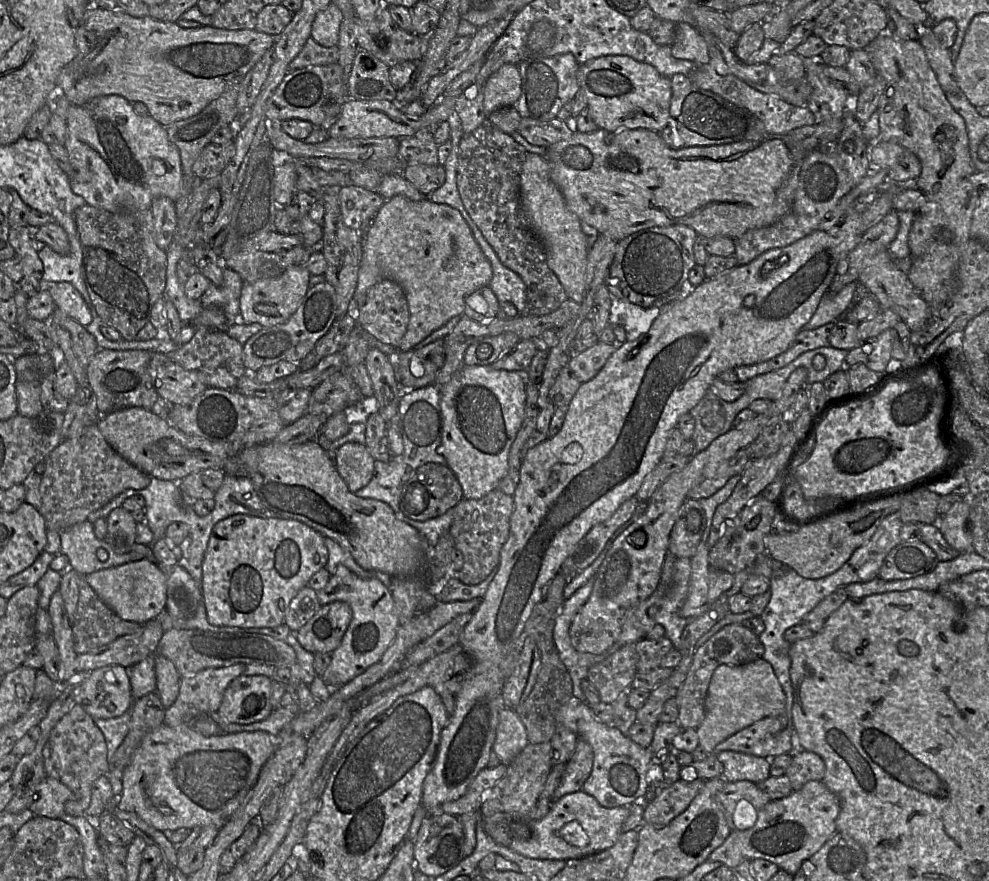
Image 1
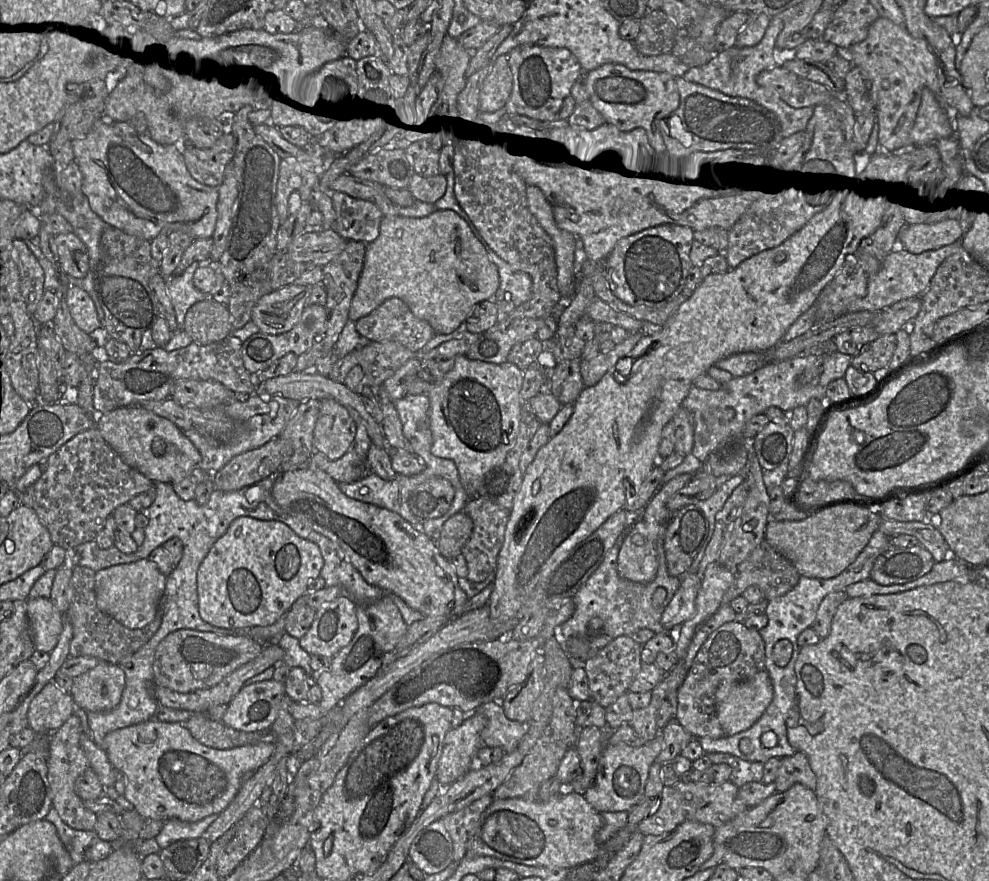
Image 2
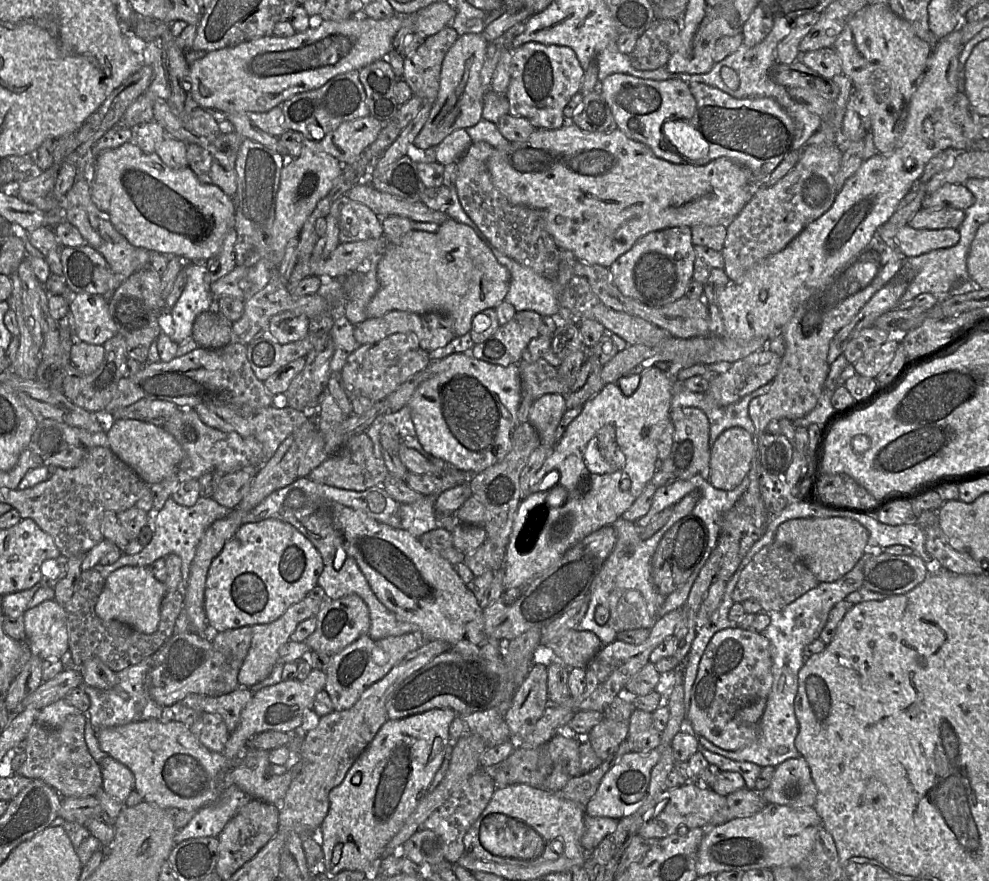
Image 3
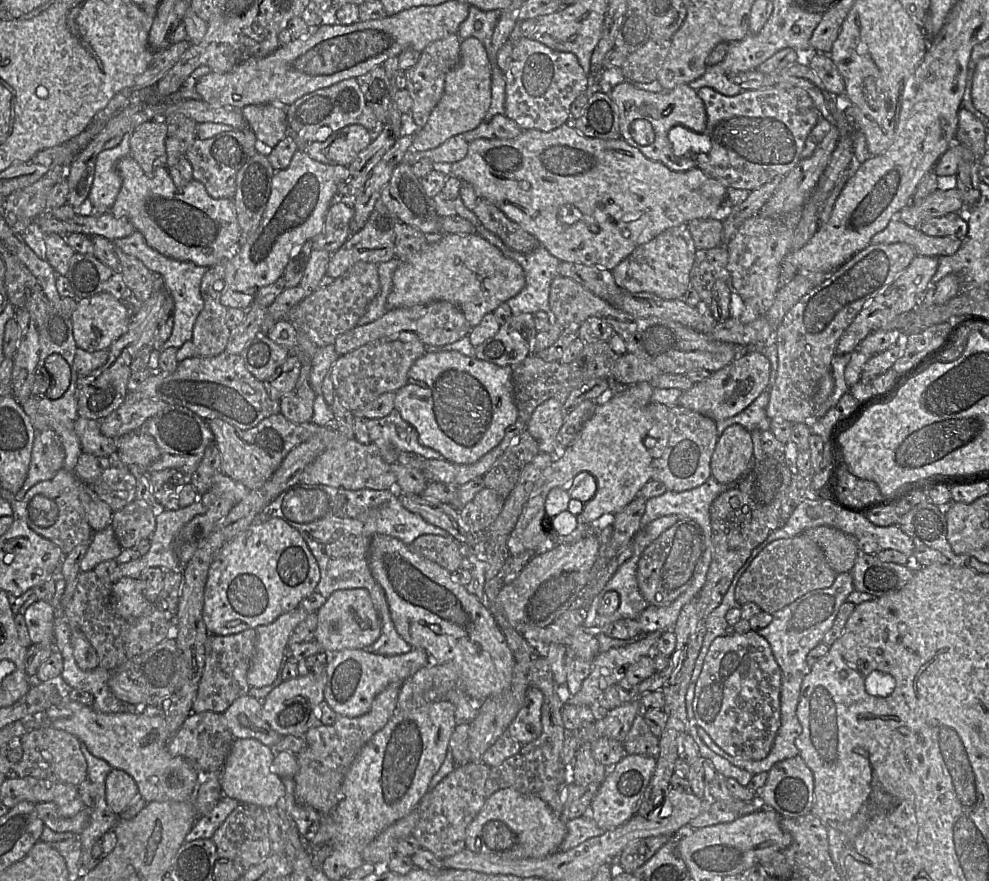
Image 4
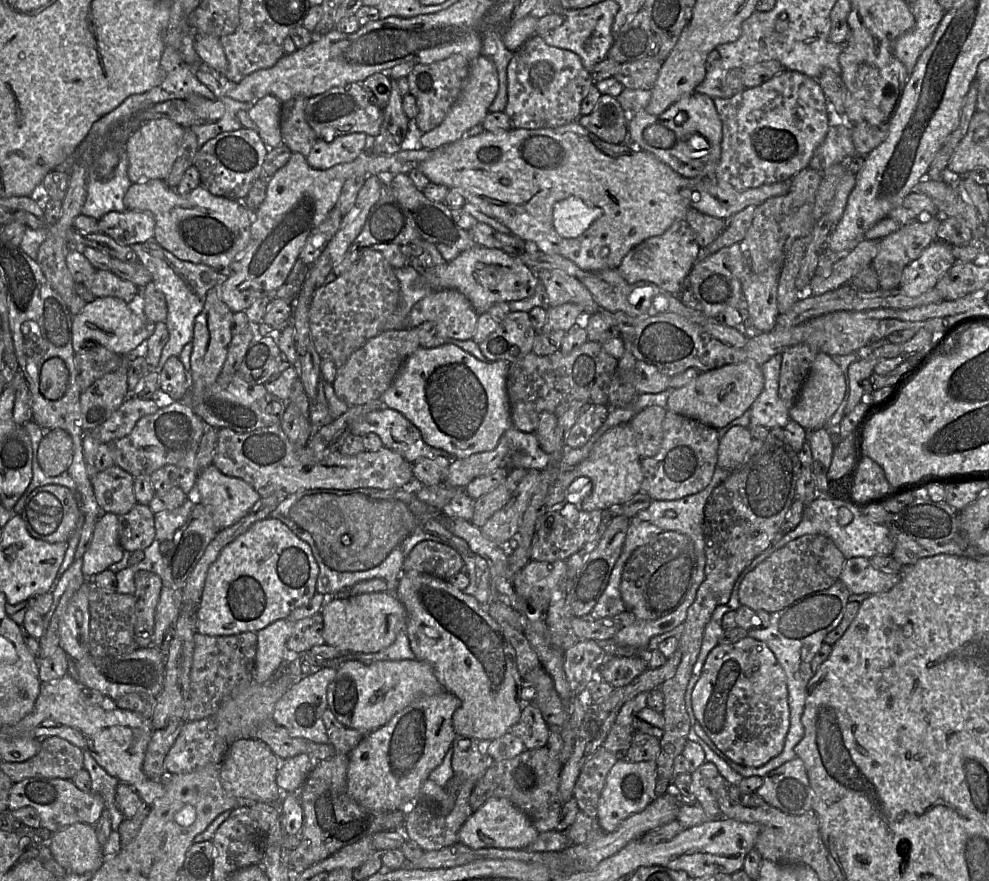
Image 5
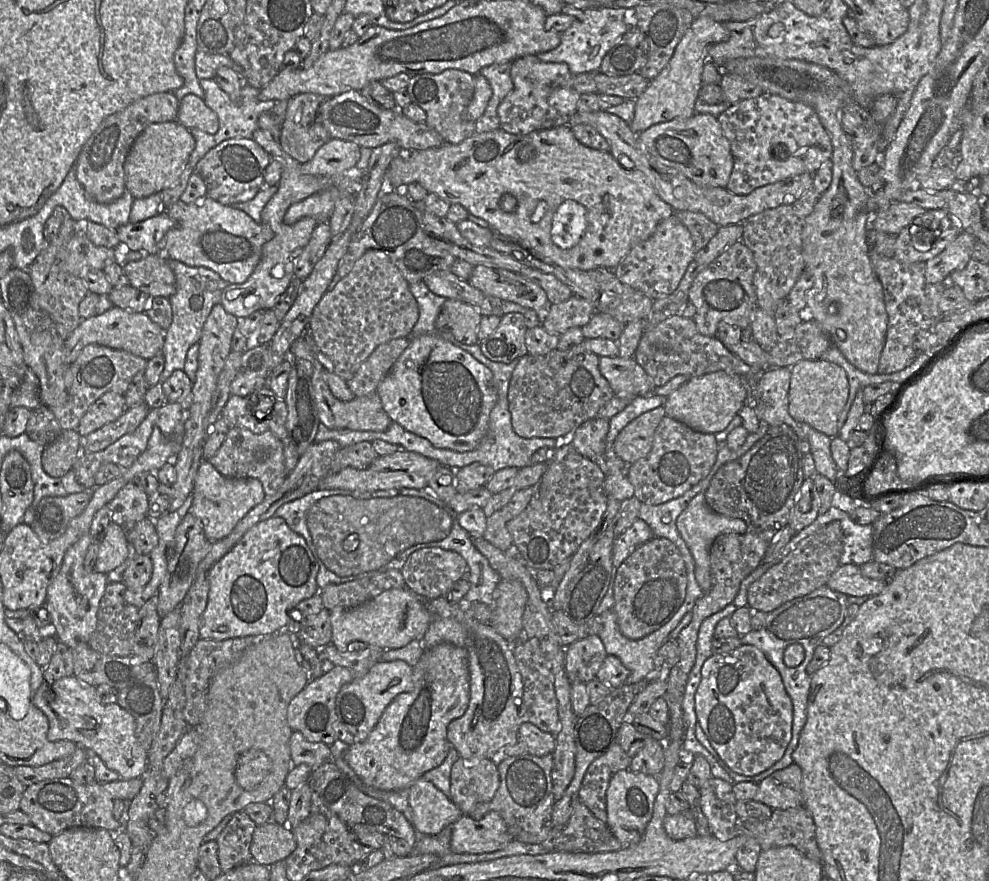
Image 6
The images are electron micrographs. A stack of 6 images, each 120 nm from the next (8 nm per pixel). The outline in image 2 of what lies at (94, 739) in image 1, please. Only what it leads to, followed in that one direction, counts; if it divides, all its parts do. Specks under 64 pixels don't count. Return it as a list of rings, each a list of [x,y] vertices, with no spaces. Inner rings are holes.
[[[74,713],[58,730],[50,734],[48,757],[48,782],[52,791],[53,807],[63,821],[73,829],[92,831],[97,815],[88,810],[75,792],[77,779],[90,767],[88,758],[80,745],[81,724]]]

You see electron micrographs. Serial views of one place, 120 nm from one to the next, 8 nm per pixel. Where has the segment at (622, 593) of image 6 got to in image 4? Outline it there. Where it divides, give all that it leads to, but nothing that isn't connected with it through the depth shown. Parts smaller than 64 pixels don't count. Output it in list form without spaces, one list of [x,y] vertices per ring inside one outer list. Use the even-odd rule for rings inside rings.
[[[679,519],[647,546],[638,561],[637,581],[648,605],[669,605],[685,592],[695,579],[707,552],[710,552],[710,538],[705,538],[700,525],[691,519]]]

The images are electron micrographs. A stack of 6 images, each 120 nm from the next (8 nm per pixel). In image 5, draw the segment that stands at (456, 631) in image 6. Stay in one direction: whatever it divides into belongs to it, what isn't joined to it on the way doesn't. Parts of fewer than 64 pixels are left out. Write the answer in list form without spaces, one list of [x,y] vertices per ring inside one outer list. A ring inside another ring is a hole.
[[[401,573],[394,593],[406,610],[404,631],[416,659],[428,663],[443,688],[461,701],[452,717],[456,736],[489,742],[510,732],[524,706],[533,700],[533,687],[523,682],[517,669],[515,649],[497,621],[474,596],[457,589],[448,580],[428,574]]]

